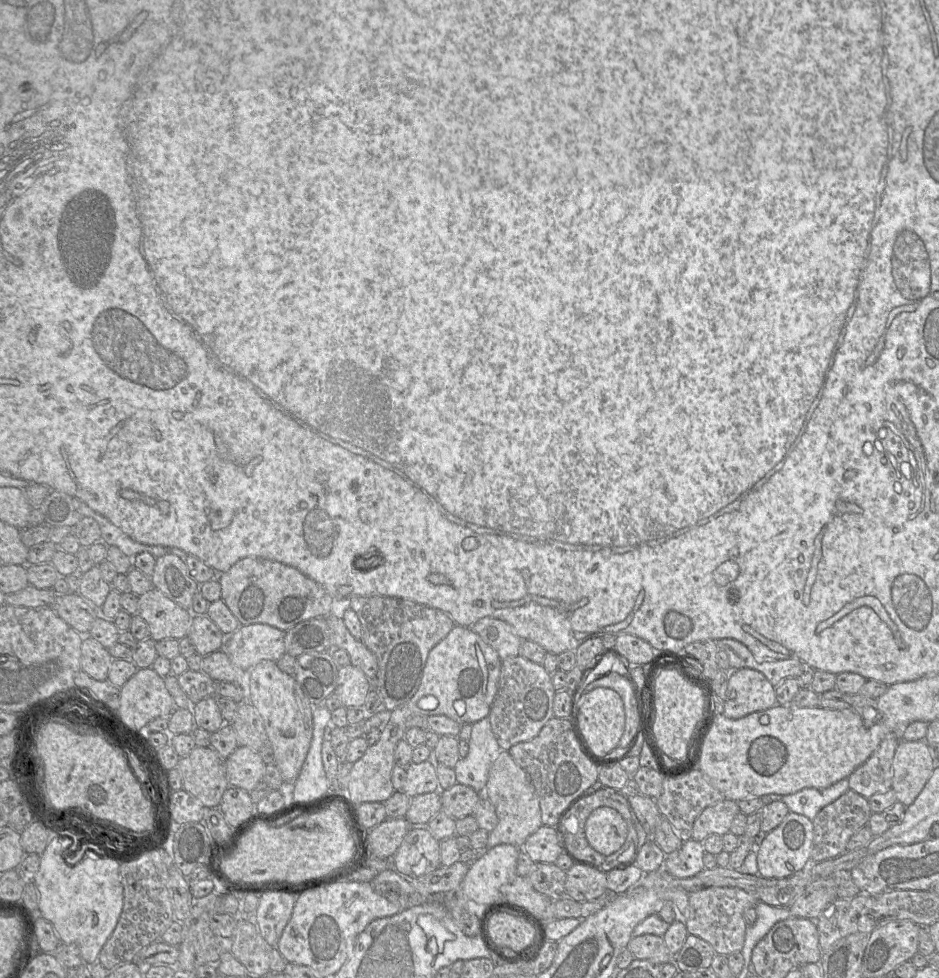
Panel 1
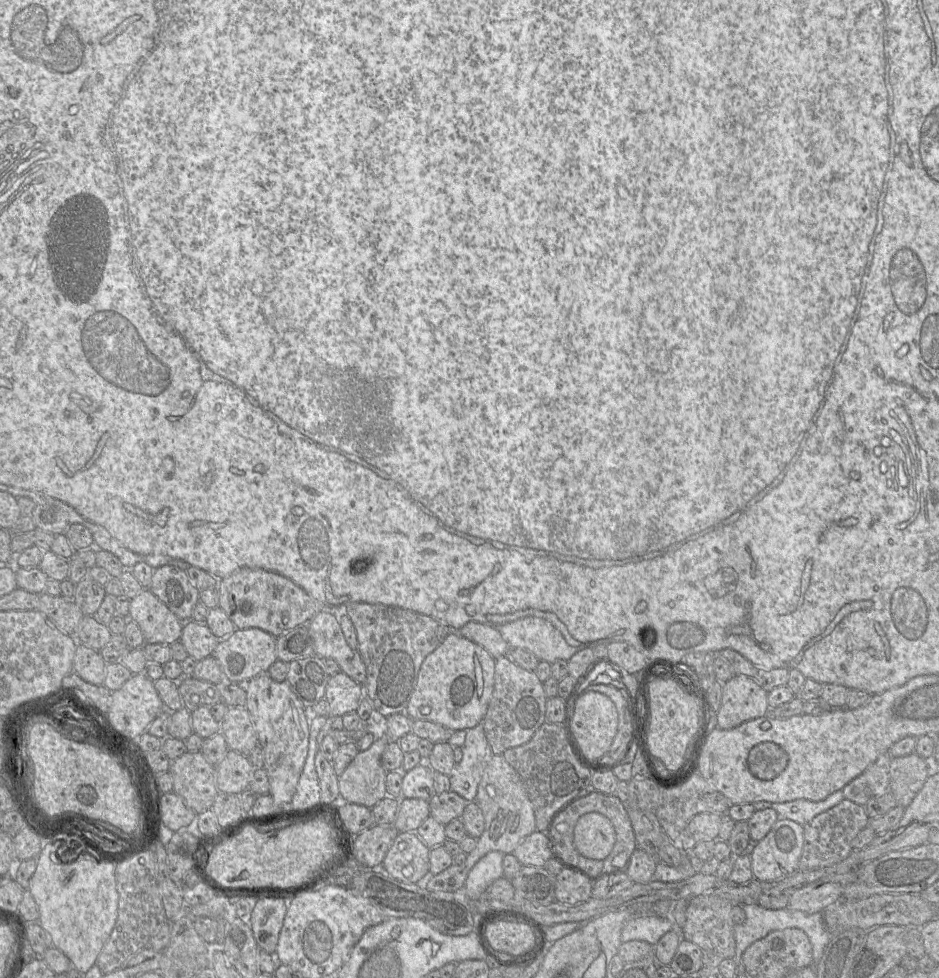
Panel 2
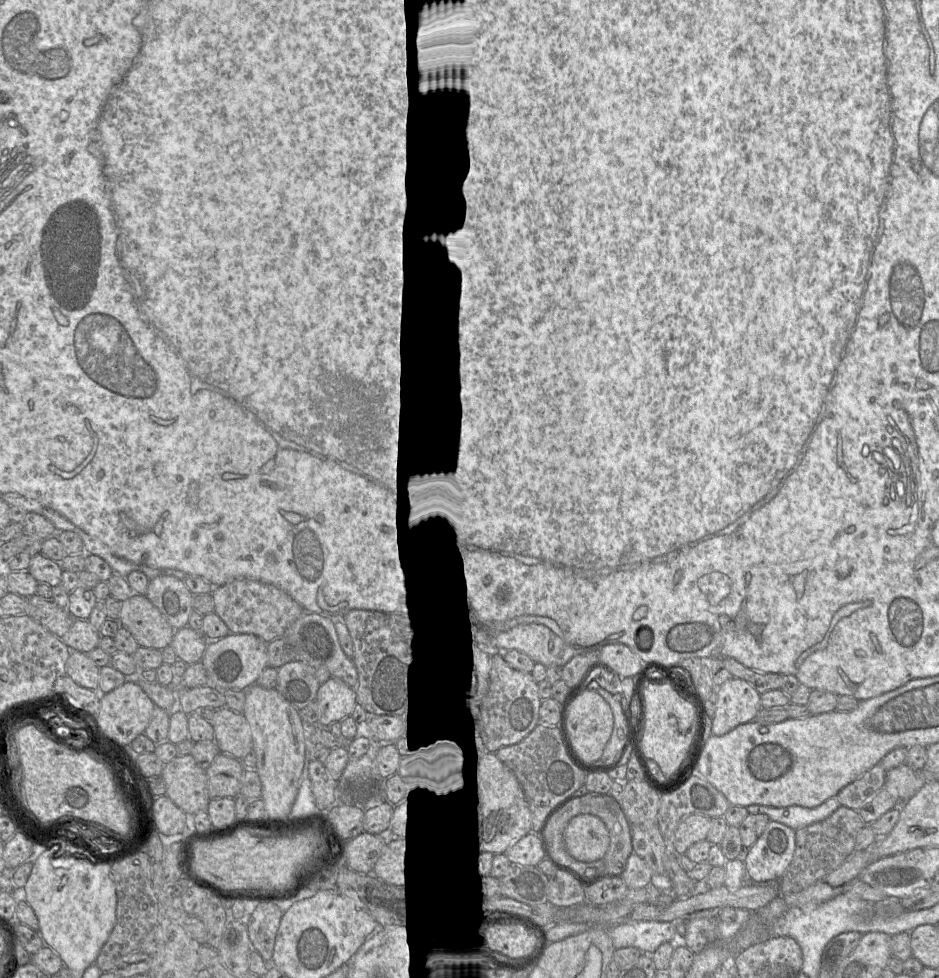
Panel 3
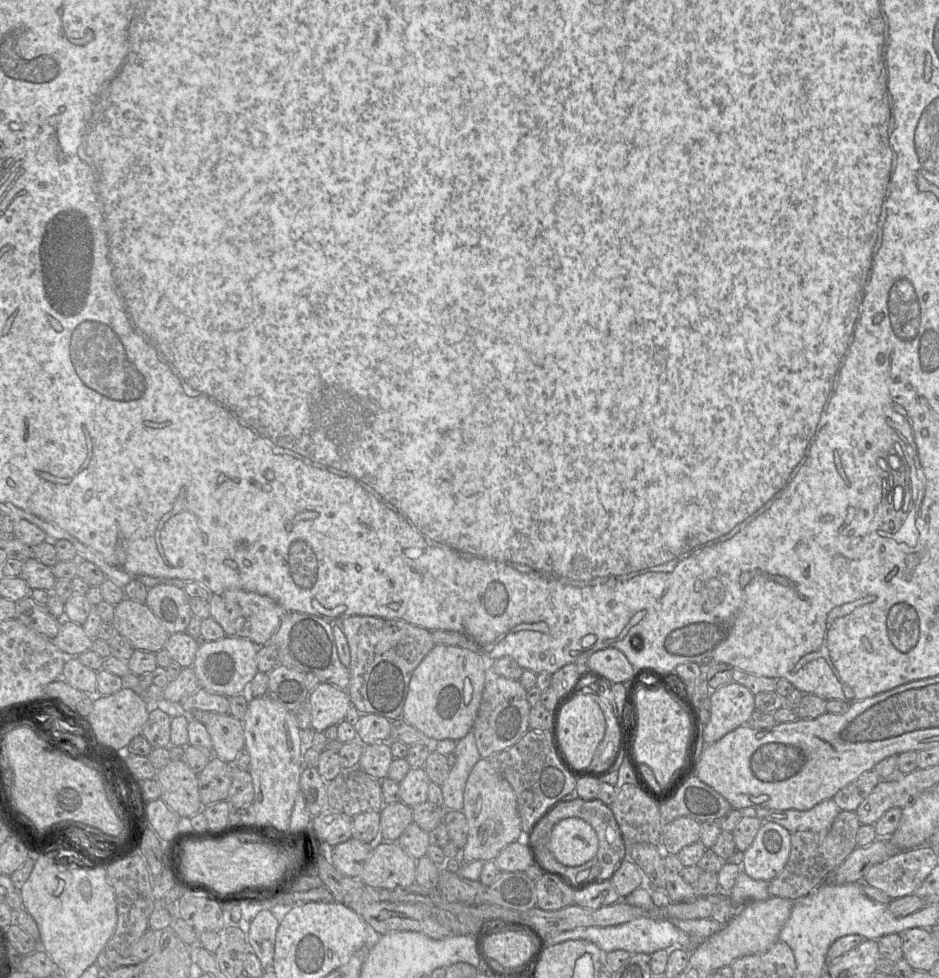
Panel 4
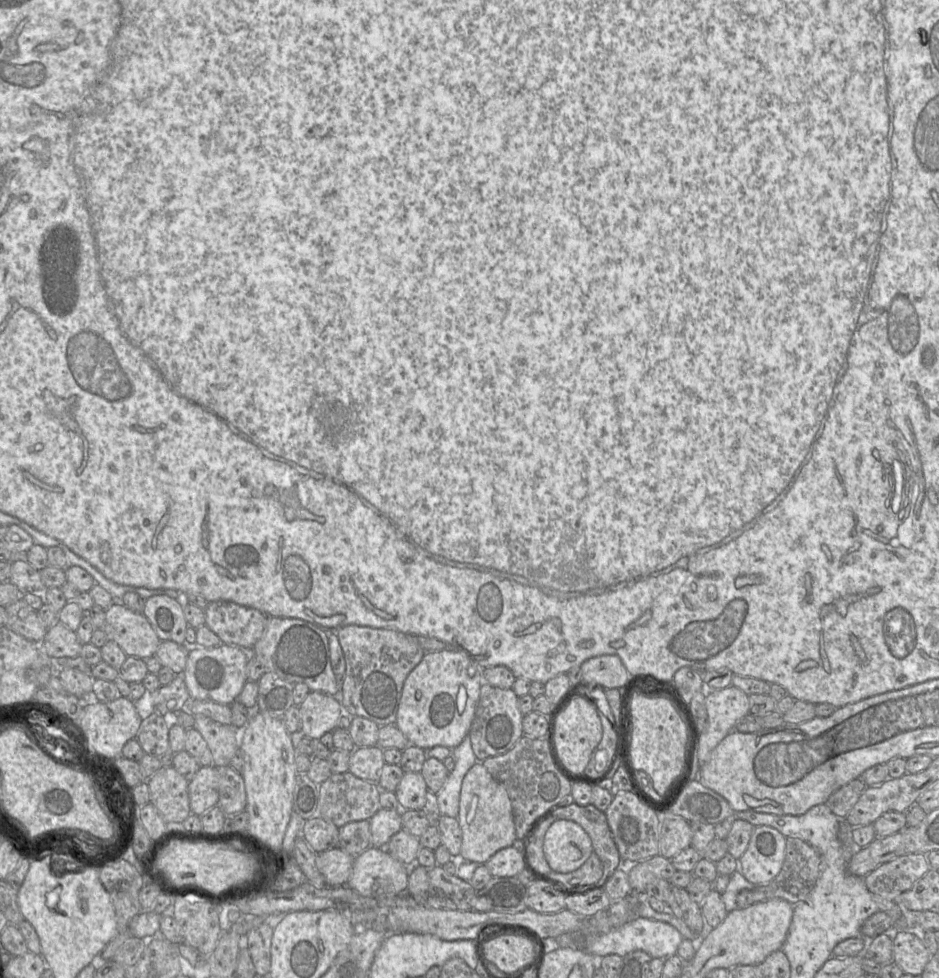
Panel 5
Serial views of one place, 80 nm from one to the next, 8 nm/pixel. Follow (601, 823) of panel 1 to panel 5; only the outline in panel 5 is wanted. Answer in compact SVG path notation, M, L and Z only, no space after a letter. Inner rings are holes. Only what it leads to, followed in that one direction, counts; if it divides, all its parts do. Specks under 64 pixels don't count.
M557 820L541 836L539 847L543 842L543 853L549 867L558 873L569 873L581 867L594 852L589 835L577 823L571 820Z

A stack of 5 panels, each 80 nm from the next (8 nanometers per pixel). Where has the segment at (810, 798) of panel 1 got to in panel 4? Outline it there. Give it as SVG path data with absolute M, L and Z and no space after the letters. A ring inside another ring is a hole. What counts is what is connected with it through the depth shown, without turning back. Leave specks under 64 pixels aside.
M828 799L805 811L771 810L765 808L747 807L738 809L743 817L756 817L762 822L774 822L791 833L798 831L812 831L820 833L828 831L841 809L833 799Z

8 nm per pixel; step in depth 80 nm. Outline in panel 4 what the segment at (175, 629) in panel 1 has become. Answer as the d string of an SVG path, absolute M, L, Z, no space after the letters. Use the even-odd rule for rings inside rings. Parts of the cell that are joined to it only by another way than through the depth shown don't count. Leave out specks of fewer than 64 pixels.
M126 597L114 605L114 618L111 623L134 650L157 653L164 648L170 636L146 603Z

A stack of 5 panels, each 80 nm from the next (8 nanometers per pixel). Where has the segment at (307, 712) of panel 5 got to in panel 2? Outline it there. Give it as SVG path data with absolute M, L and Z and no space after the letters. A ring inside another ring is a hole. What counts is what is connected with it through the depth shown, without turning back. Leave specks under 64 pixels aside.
M342 671L336 673L327 683L324 698L329 704L329 717L356 711L363 696L361 684Z

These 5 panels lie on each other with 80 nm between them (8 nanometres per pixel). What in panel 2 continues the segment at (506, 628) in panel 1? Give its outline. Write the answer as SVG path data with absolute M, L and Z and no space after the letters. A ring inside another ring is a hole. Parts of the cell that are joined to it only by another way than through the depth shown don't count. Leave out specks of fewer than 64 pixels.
M468 622L457 632L482 646L495 659L505 656L510 648L498 629L488 624Z

